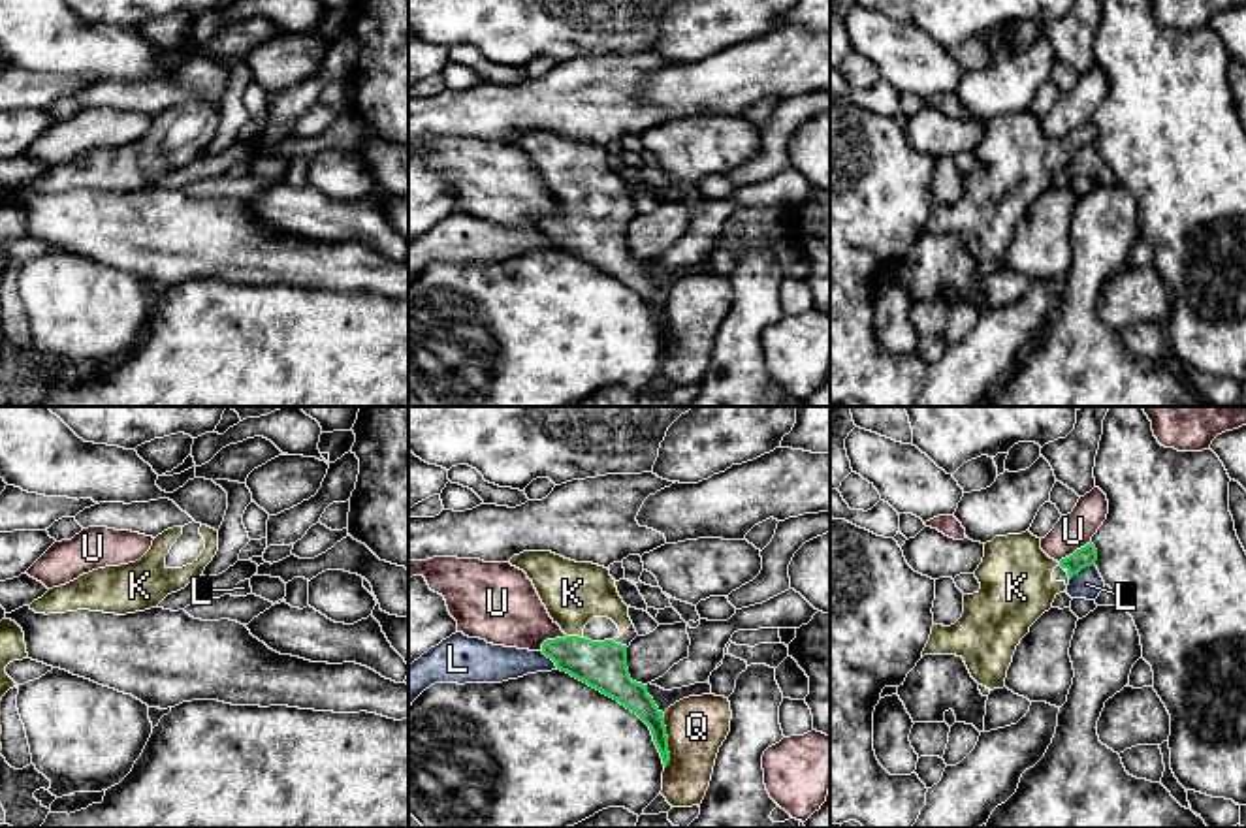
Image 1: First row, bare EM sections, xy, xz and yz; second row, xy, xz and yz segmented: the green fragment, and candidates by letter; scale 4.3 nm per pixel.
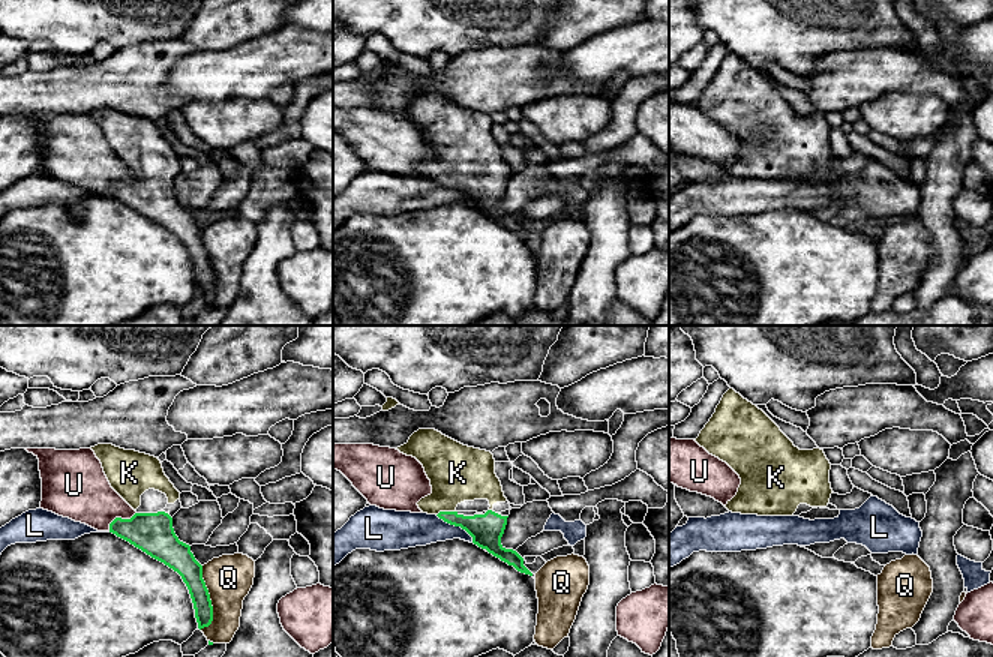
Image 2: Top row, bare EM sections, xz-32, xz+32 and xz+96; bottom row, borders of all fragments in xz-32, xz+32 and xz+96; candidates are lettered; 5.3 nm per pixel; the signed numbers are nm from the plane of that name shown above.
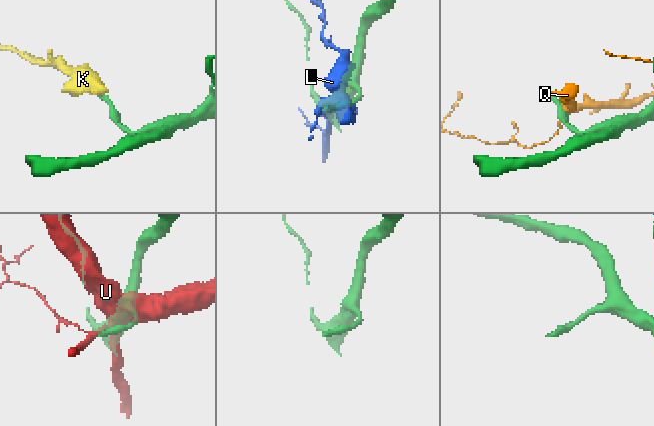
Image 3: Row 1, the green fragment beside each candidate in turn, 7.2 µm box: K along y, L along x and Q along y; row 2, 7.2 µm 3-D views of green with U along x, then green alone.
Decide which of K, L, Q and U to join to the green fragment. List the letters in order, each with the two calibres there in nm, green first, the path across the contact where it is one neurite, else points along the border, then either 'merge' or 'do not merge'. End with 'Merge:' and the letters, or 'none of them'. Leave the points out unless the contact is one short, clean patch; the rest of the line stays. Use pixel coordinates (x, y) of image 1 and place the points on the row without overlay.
K: 200 nm thick on the green side, 260 nm on the other; runs through xz (603, 243), (575, 215), (573, 172); merge
L: 90 nm thick on the green side, 120 nm on the other; do not merge
Q: 120 nm thick on the green side, 260 nm on the other; do not merge
U: 90 nm thick on the green side, 160 nm on the other; do not merge
Merge: K

